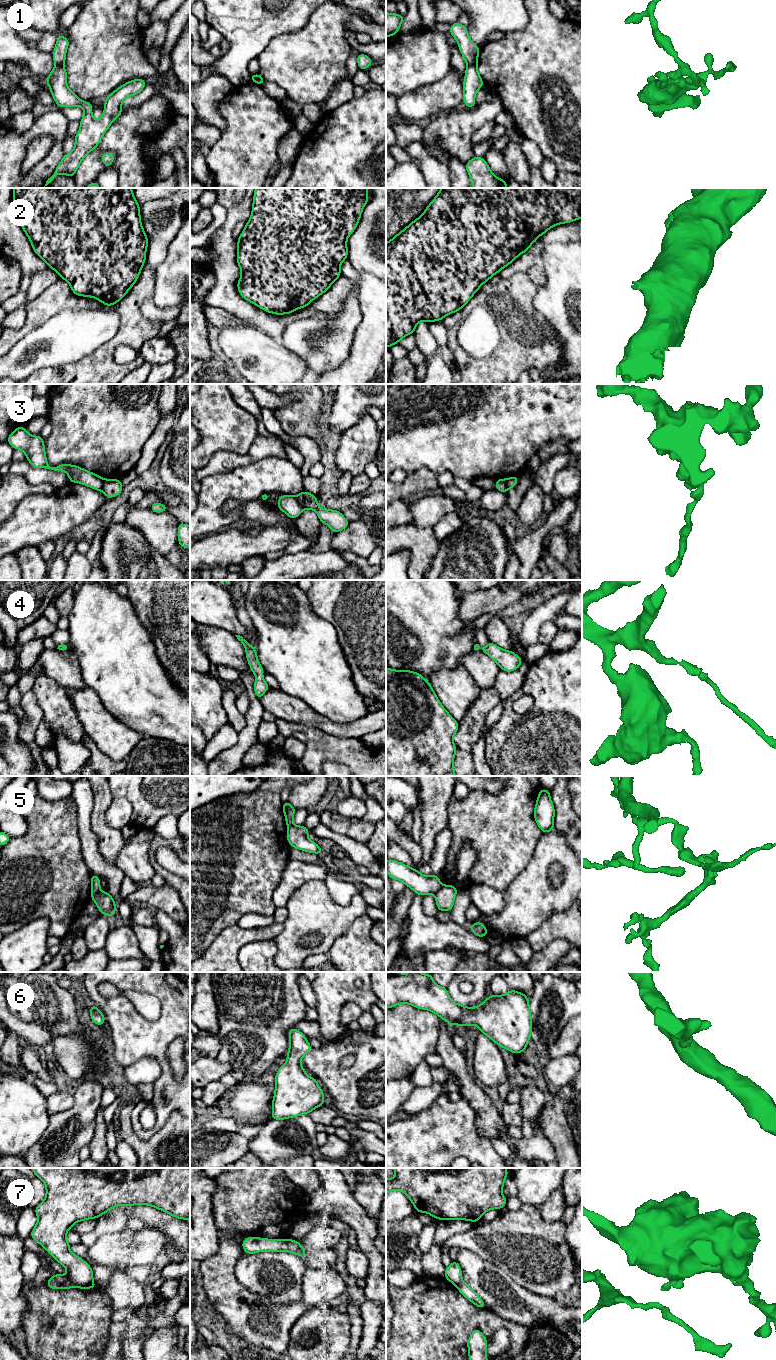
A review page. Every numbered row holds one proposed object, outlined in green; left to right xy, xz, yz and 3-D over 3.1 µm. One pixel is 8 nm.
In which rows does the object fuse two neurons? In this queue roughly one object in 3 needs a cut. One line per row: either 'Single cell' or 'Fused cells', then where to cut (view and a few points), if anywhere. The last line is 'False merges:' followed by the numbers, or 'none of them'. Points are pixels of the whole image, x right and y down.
1: Fused cells. Split along yz (476, 62), (468, 65)
2: Single cell. No split
3: Fused cells. Split along xy (105, 479), (101, 490)
4: Single cell. No split
5: Fused cells. Split along yz (442, 885), (434, 894)
6: Single cell. No split
7: Fused cells. Split along xy (67, 1275), (79, 1285), (88, 1285), (92, 1282)
False merges: 1, 3, 5, 7

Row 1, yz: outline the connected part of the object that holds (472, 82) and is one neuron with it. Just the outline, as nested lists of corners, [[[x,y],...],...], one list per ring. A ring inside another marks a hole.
[[[477,63],[468,65],[465,70],[465,78],[463,81],[463,103],[468,108],[472,108],[476,105],[475,95],[483,85],[483,80],[477,69]]]

